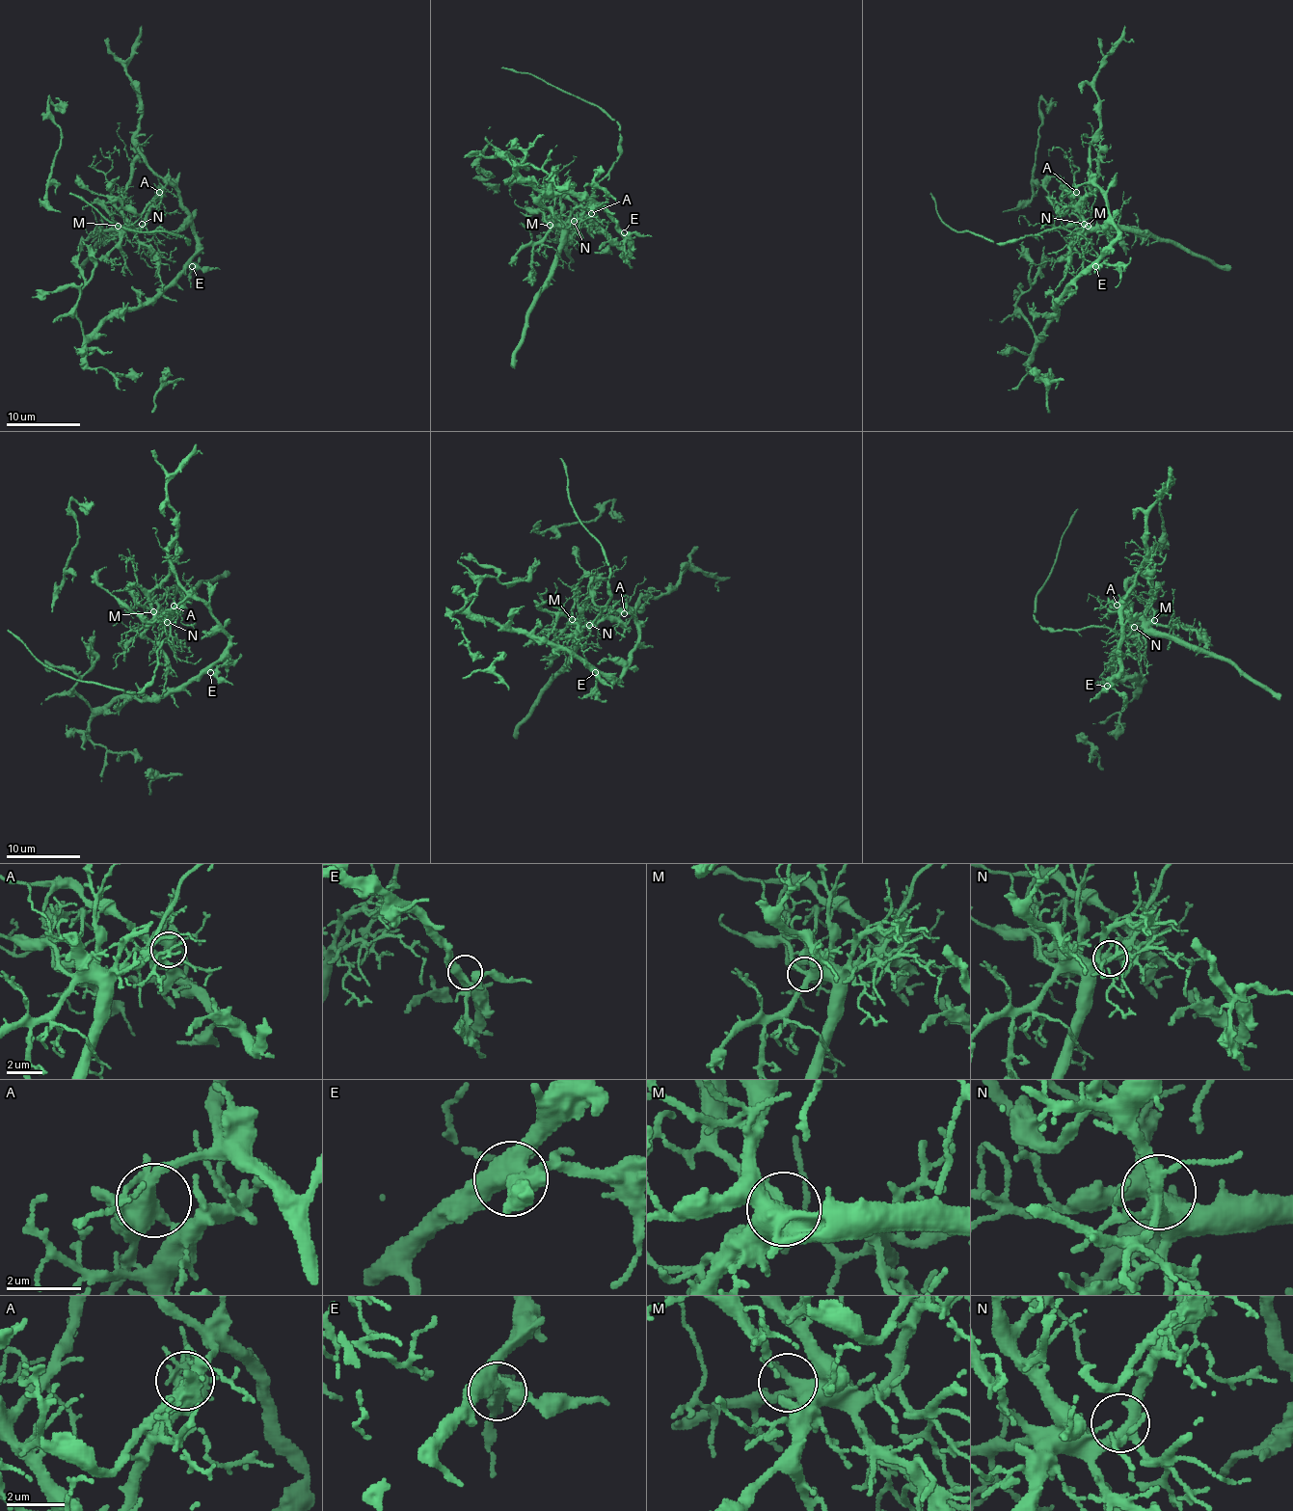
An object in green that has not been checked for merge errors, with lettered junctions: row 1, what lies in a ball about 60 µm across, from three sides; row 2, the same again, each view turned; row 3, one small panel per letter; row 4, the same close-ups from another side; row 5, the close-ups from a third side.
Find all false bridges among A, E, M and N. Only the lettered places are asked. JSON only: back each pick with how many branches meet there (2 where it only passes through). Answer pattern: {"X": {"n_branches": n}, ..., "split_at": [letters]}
{"A": {"n_branches": 6}, "split_at": ["A"]}

